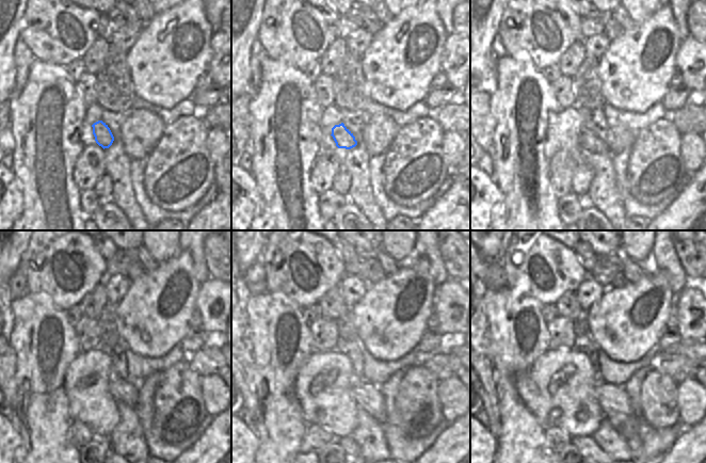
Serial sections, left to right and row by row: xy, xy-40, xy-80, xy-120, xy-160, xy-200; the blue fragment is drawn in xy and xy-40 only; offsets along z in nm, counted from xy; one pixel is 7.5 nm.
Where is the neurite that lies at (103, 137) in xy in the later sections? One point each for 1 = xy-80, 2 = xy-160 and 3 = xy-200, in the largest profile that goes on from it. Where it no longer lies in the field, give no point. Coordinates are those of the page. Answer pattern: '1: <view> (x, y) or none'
1: xy-80 (588, 140)
2: xy-160 (368, 397)
3: xy-200 (614, 402)

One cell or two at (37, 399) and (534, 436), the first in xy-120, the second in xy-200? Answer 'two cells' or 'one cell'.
one cell

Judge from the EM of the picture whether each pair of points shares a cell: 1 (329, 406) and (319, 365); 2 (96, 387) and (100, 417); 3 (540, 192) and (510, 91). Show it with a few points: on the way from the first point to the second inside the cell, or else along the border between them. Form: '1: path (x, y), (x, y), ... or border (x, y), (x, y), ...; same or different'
1: path (316, 399), (310, 398), (305, 393), (310, 378); same
2: path (96, 395), (96, 408), (98, 410); same
3: path (539, 163), (539, 144), (543, 140), (539, 107); same

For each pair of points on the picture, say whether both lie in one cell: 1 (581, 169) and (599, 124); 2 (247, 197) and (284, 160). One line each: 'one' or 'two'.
1: two
2: two

